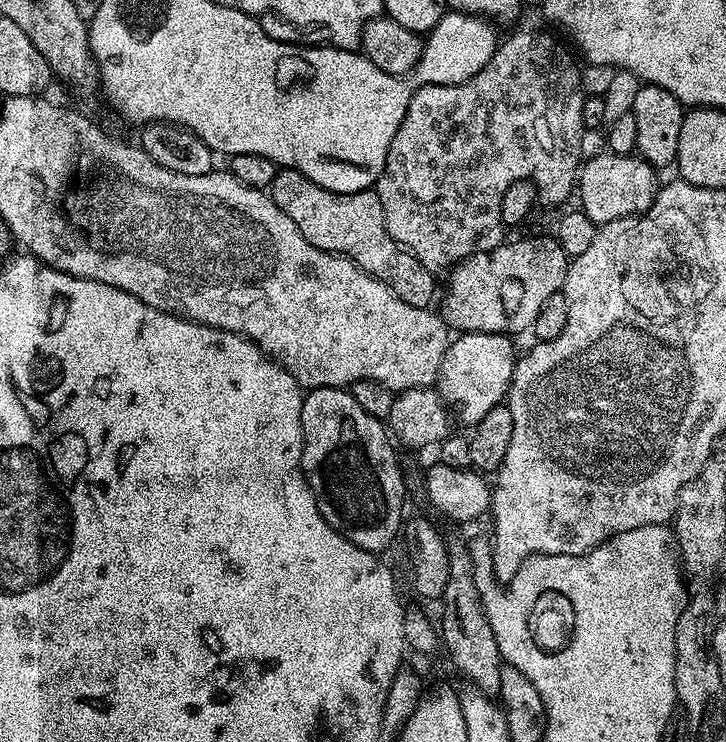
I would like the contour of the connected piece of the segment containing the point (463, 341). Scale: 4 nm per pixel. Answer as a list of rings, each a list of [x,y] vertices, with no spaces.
[[[465,332],[457,335],[449,343],[446,354],[442,358],[438,391],[448,403],[449,409],[454,410],[459,423],[461,420],[462,423],[468,424],[467,426],[475,426],[478,422],[482,422],[482,418],[486,418],[486,414],[490,414],[490,410],[505,403],[518,359],[518,352],[512,349],[512,344],[508,340],[511,339],[502,332]]]

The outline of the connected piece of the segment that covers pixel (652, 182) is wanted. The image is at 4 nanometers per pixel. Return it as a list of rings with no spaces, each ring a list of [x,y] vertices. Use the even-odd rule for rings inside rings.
[[[601,150],[597,156],[583,161],[578,169],[579,207],[597,226],[621,220],[627,216],[643,216],[656,201],[657,169],[640,159],[639,155],[623,156]]]

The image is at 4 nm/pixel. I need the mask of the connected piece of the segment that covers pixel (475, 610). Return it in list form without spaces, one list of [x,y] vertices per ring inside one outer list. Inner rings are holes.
[[[449,543],[448,561],[450,574],[446,582],[446,590],[442,597],[444,613],[438,622],[438,635],[442,648],[452,655],[452,664],[465,676],[467,683],[473,688],[480,688],[487,696],[495,697],[500,690],[502,678],[502,661],[498,642],[494,638],[494,630],[490,630],[490,622],[484,613],[484,603],[480,600],[480,591],[474,575],[474,556],[460,544]]]

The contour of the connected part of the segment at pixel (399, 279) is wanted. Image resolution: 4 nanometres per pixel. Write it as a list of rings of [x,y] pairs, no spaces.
[[[280,168],[272,183],[270,195],[273,202],[284,211],[286,218],[290,218],[290,222],[294,222],[294,226],[302,230],[306,242],[327,252],[337,252],[340,256],[350,258],[364,272],[390,286],[390,290],[394,290],[394,294],[398,294],[402,302],[419,308],[433,307],[432,299],[436,296],[437,277],[430,270],[426,270],[426,266],[422,266],[422,262],[418,262],[418,258],[410,255],[401,244],[394,242],[394,238],[390,238],[386,230],[380,195],[375,190],[366,192],[326,190],[318,186],[318,182],[310,182],[310,178],[306,178],[306,174],[302,174],[296,168]]]

